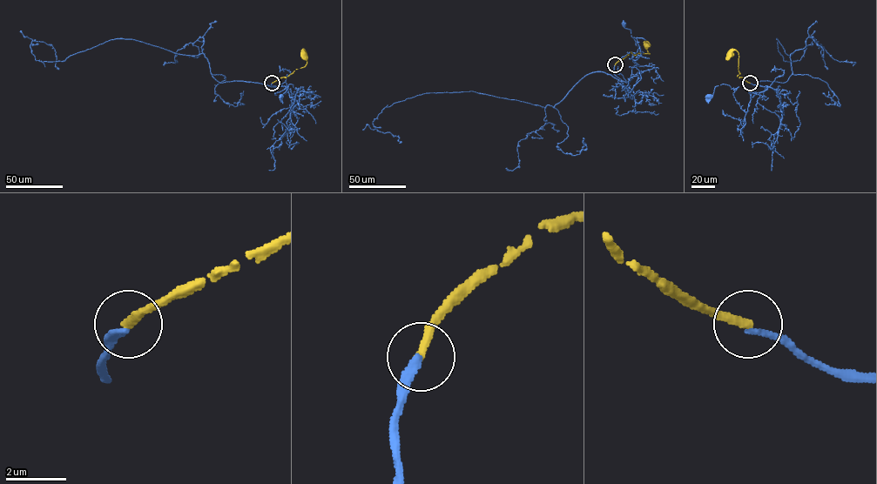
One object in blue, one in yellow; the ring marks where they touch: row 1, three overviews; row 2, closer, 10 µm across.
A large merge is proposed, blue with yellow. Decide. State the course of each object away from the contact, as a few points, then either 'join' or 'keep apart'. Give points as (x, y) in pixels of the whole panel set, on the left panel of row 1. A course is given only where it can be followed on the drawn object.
course blue (272, 83), (274, 86), (286, 87), (293, 101), (291, 112), (297, 89), (289, 84), (280, 97); course yellow (272, 83), (303, 67), (306, 54), (304, 50), (304, 54); keep apart

